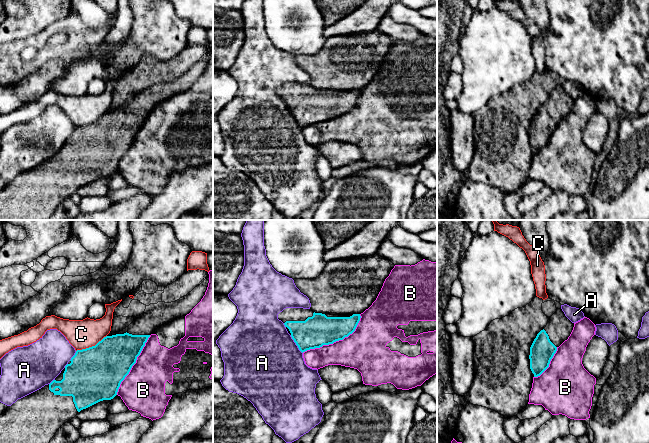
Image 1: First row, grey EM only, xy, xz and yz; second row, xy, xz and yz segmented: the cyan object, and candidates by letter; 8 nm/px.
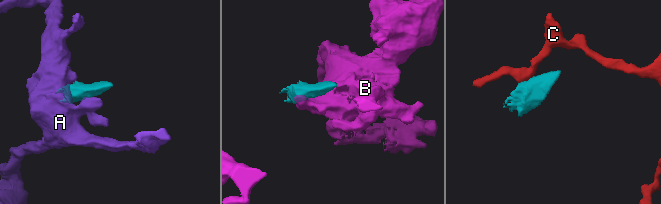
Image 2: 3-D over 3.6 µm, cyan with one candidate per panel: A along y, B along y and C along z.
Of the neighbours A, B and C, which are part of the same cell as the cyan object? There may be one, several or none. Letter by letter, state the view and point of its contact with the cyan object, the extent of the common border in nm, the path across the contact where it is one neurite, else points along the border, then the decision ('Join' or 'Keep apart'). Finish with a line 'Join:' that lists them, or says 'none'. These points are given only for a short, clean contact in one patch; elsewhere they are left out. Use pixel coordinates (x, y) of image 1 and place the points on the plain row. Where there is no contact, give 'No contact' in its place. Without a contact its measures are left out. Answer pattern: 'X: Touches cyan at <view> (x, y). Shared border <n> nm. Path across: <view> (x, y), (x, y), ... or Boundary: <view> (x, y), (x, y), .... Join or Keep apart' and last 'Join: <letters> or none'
A: Touches cyan at xz (296, 120). Shared border 180 nm. Boundary: xz (290, 111), (302, 129). Keep apart
B: Touches cyan at xz (336, 116). Shared border 550 nm. Keep apart
C: Touches cyan at xy (92, 122). Shared border 280 nm. Boundary: xy (106, 111), (94, 121), (76, 127). Keep apart
Join: none

